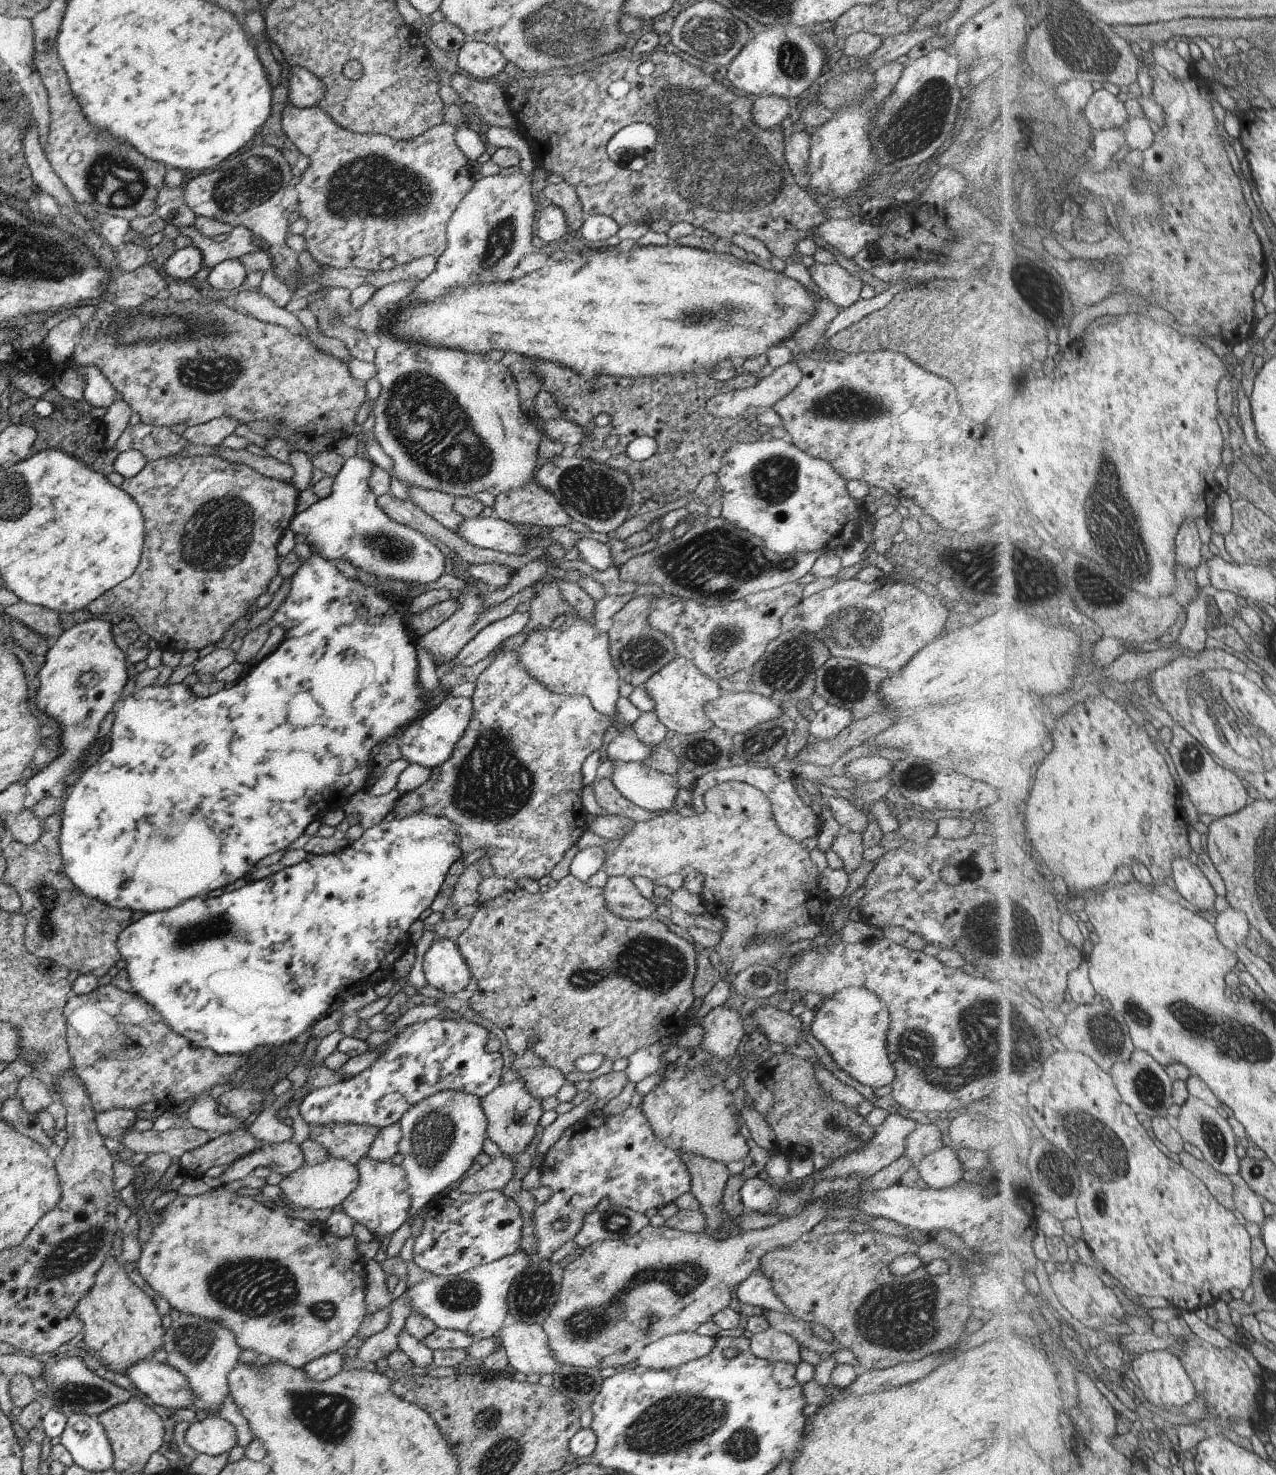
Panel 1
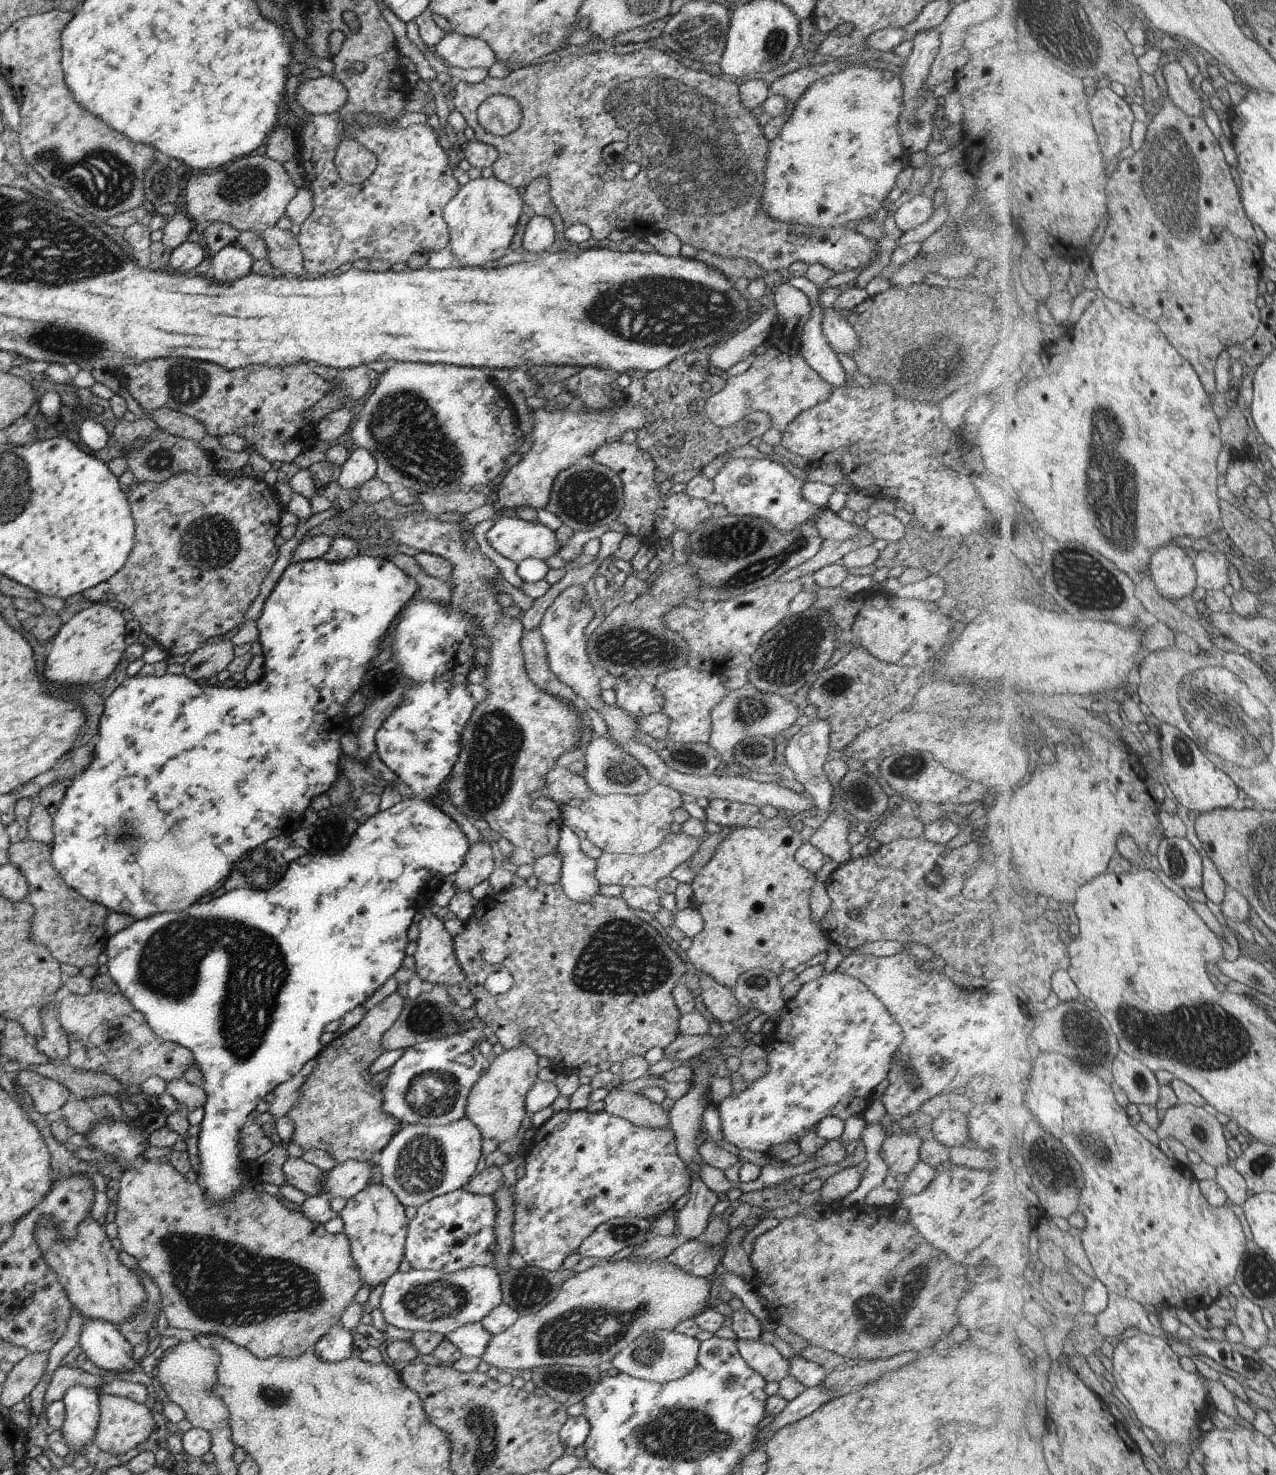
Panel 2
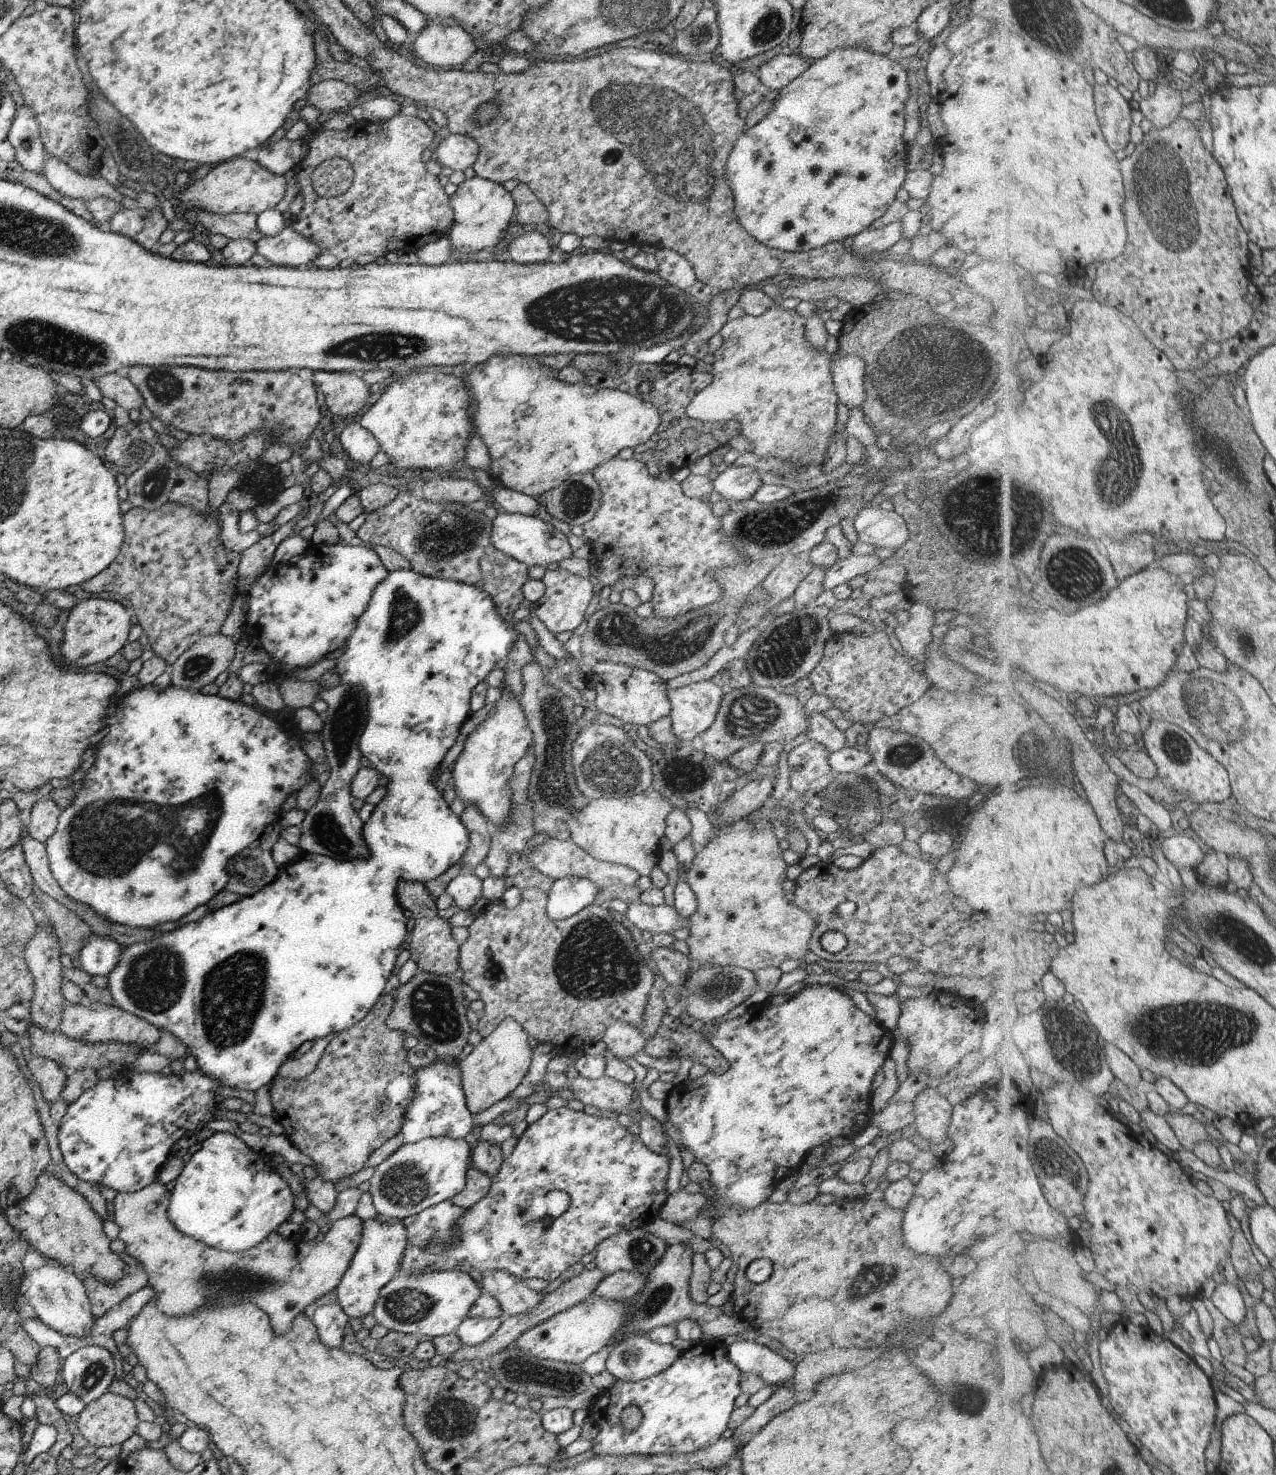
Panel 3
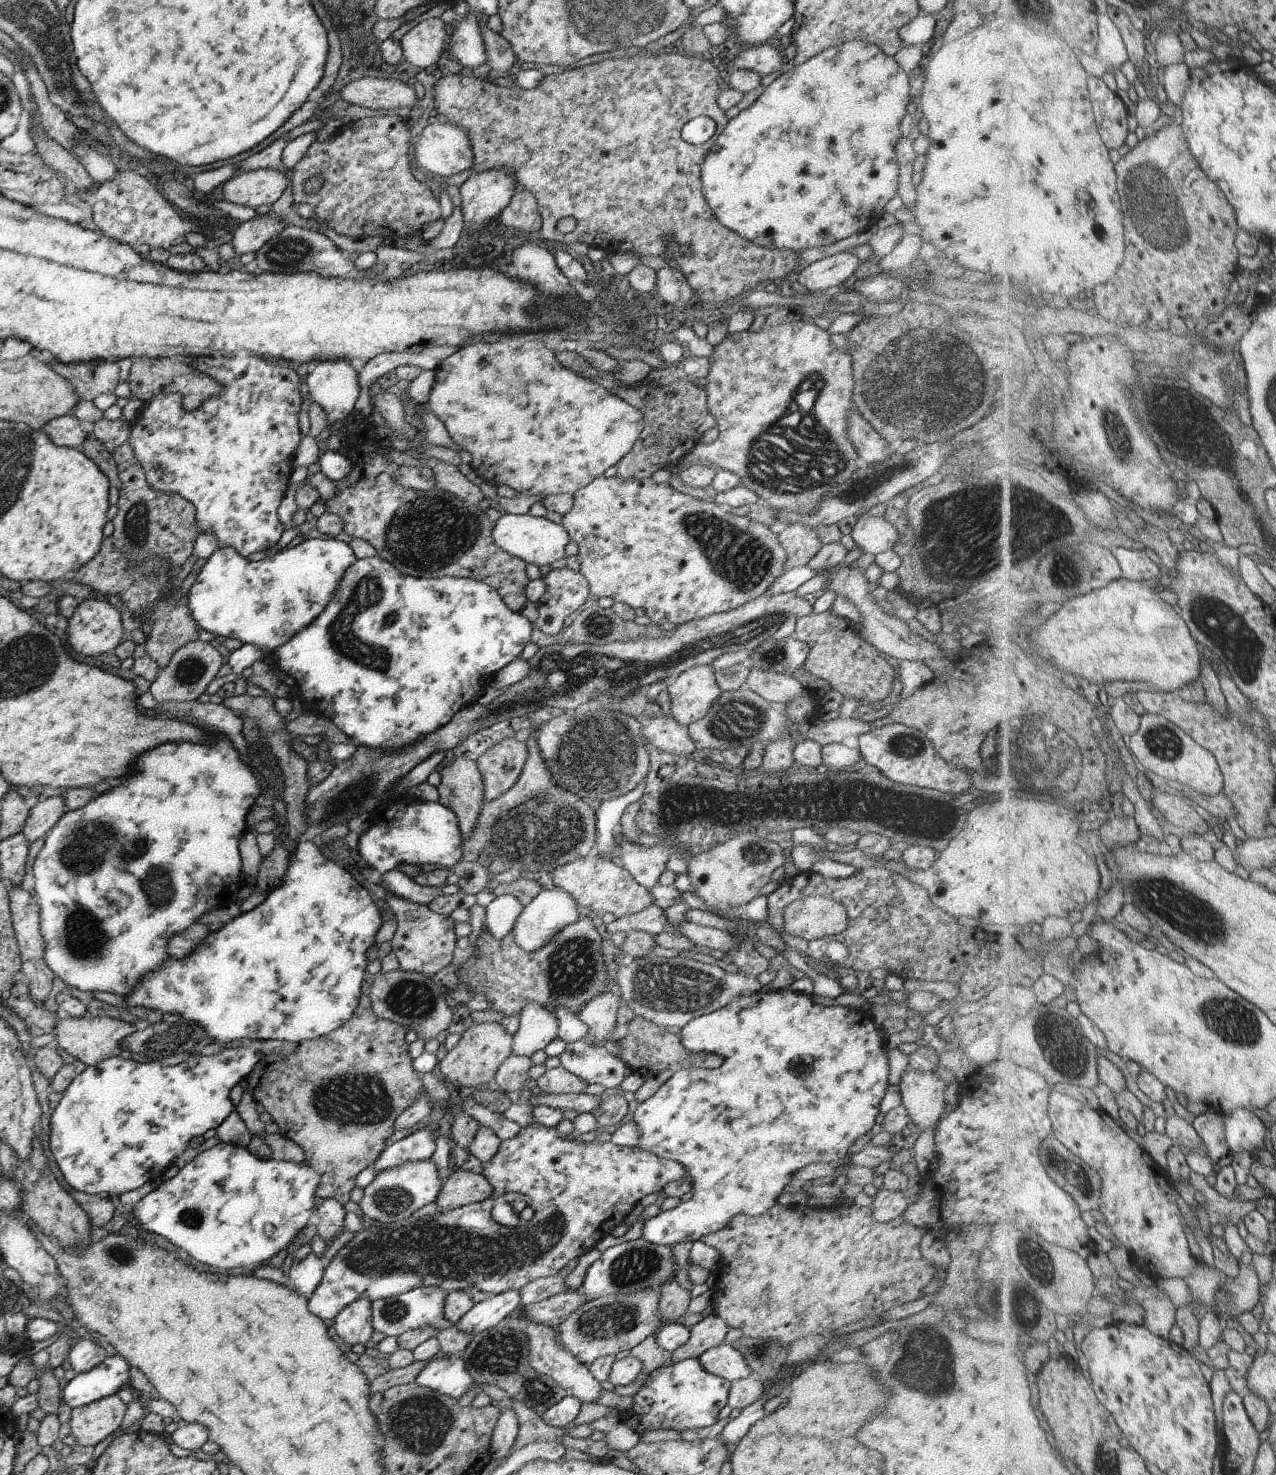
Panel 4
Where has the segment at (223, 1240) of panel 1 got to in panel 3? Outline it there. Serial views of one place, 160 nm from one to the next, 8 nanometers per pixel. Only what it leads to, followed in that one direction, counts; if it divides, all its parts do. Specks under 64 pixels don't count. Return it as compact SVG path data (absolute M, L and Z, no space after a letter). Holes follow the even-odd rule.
M155 1179L151 1184L145 1186L145 1188L141 1188L141 1190L137 1190L137 1192L117 1193L115 1198L113 1198L113 1204L111 1204L111 1206L113 1206L113 1222L117 1225L117 1228L119 1228L118 1239L125 1244L124 1252L141 1264L141 1268L143 1268L145 1274L147 1274L148 1286L152 1288L153 1293L156 1295L157 1310L163 1312L163 1314L167 1314L167 1316L189 1316L189 1314L193 1314L193 1312L197 1312L197 1310L201 1310L201 1308L209 1308L209 1304L215 1304L215 1306L227 1306L227 1304L229 1304L229 1306L231 1306L231 1300L237 1300L237 1304L249 1302L249 1304L257 1306L259 1310L263 1310L263 1312L267 1314L267 1318L269 1318L269 1324L271 1324L273 1332L275 1332L275 1334L277 1334L277 1332L285 1334L285 1332L291 1328L291 1322L293 1322L293 1318L295 1318L297 1314L304 1314L304 1310L309 1307L309 1304L313 1304L317 1298L321 1298L321 1296L325 1296L327 1292L331 1292L335 1289L335 1286L339 1284L339 1280L343 1277L343 1274L345 1274L348 1262L353 1258L353 1252L357 1250L357 1244L359 1244L359 1240L361 1240L361 1221L354 1215L350 1215L331 1223L331 1228L329 1228L327 1234L323 1236L323 1240L319 1240L319 1242L315 1242L314 1239L305 1242L305 1238L298 1240L295 1236L281 1238L276 1230L273 1230L273 1232L269 1232L269 1236L265 1238L261 1244L257 1244L257 1246L253 1246L253 1248L249 1248L249 1250L245 1250L245 1252L227 1254L227 1252L215 1250L215 1248L211 1248L211 1246L205 1246L203 1242L195 1240L195 1238L189 1238L189 1236L181 1234L179 1230L173 1230L175 1226L167 1220L167 1200L169 1200L169 1190ZM294 1240L296 1243L298 1241L301 1242L301 1252L299 1252L299 1254L297 1254L297 1248L295 1248L295 1244L293 1244ZM265 1292L267 1292L267 1300L265 1300Z

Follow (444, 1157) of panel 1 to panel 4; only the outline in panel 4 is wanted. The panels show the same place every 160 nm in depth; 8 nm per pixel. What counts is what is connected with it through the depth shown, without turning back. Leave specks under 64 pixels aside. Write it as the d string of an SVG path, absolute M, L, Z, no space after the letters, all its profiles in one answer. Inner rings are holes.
M429 1157L415 1162L403 1162L399 1166L377 1172L373 1180L363 1188L363 1197L358 1203L363 1217L381 1224L403 1222L416 1210L435 1201L441 1190L442 1180L437 1176L437 1166Z

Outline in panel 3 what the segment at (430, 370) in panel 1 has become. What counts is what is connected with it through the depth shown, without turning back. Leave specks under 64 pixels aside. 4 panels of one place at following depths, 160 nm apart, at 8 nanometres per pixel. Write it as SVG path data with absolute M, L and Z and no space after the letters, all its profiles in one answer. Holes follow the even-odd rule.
M441 372L397 376L356 420L377 442L378 452L389 456L388 464L393 469L408 469L409 474L415 470L459 470L465 462L465 446L473 437L469 394L461 378Z

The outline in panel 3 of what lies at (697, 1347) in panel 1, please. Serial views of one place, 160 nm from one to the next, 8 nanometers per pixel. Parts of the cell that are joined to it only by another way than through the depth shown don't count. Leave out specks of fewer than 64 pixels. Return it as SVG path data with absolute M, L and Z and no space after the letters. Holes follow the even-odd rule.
M635 1333L611 1344L604 1369L616 1380L640 1381L671 1366L682 1352L671 1343L657 1343Z

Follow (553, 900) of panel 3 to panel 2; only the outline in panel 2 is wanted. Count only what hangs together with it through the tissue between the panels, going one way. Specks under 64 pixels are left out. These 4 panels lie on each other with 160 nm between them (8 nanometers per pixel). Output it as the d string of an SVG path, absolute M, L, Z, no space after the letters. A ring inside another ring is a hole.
M563 825L560 827L558 847L562 855L559 882L563 892L576 903L588 901L596 895L599 886L594 877L596 860L579 849L579 839L574 831Z

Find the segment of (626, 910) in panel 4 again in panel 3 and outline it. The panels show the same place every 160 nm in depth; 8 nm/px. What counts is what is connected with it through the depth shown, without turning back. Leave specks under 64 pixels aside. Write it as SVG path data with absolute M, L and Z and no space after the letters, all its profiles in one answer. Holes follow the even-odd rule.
M549 839L542 843L533 846L529 852L527 852L526 858L533 864L539 874L551 878L551 880L559 880L565 878L565 876L577 876L577 878L587 878L591 882L595 882L597 886L597 894L593 898L593 903L597 906L608 906L609 900L617 898L623 901L627 906L631 902L637 902L641 893L641 890L634 885L634 882L638 880L639 876L635 870L631 868L616 864L606 863L600 859L594 858L584 852L573 844L572 841L561 841L556 839Z

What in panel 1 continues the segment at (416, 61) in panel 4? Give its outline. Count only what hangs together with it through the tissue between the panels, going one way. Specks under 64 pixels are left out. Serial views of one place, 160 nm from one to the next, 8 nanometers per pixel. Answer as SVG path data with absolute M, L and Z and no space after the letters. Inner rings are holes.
M481 41L465 42L457 50L457 64L462 73L492 81L507 66L505 57L490 44Z

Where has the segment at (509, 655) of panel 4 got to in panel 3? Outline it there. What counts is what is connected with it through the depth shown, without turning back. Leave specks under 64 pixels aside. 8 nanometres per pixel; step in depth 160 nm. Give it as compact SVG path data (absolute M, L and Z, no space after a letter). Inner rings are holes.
M387 570L387 576L373 588L369 602L365 602L365 604L367 606L365 606L363 614L355 620L355 628L353 628L355 632L349 638L349 642L345 644L343 654L339 656L335 668L341 674L341 684L343 682L347 682L351 686L361 684L369 696L367 698L369 722L367 722L367 726L363 726L362 734L358 736L357 750L361 756L367 758L371 767L389 779L385 796L374 806L368 820L361 827L361 838L369 850L369 858L340 861L321 854L309 854L298 848L299 852L295 854L295 858L280 866L277 869L277 876L268 885L252 895L244 896L241 900L222 908L208 911L197 922L181 923L171 932L157 934L147 942L125 945L113 972L109 972L109 976L107 976L107 987L117 1008L145 1019L158 1030L171 1032L183 1044L184 1048L189 1050L189 1054L195 1059L199 1071L207 1074L207 1076L217 1078L222 1087L229 1086L229 1088L255 1093L263 1084L272 1081L271 1078L275 1076L277 1068L283 1062L295 1058L307 1044L317 1040L317 1038L347 1030L357 1024L369 1008L377 1002L377 998L383 994L383 986L385 986L387 977L395 967L395 958L397 958L399 948L401 948L405 934L408 932L405 915L401 906L397 904L397 898L395 898L395 888L397 888L399 880L401 883L405 880L405 882L419 882L421 884L427 880L436 881L439 874L443 874L449 866L459 862L467 844L469 844L463 823L449 809L441 794L437 792L431 782L431 774L433 774L435 767L441 765L447 750L457 742L460 727L470 714L469 700L473 688L485 680L493 668L502 666L505 662L512 643L519 634L513 629L515 622L499 614L491 596L485 594L483 590L461 582L422 576L411 570Z

